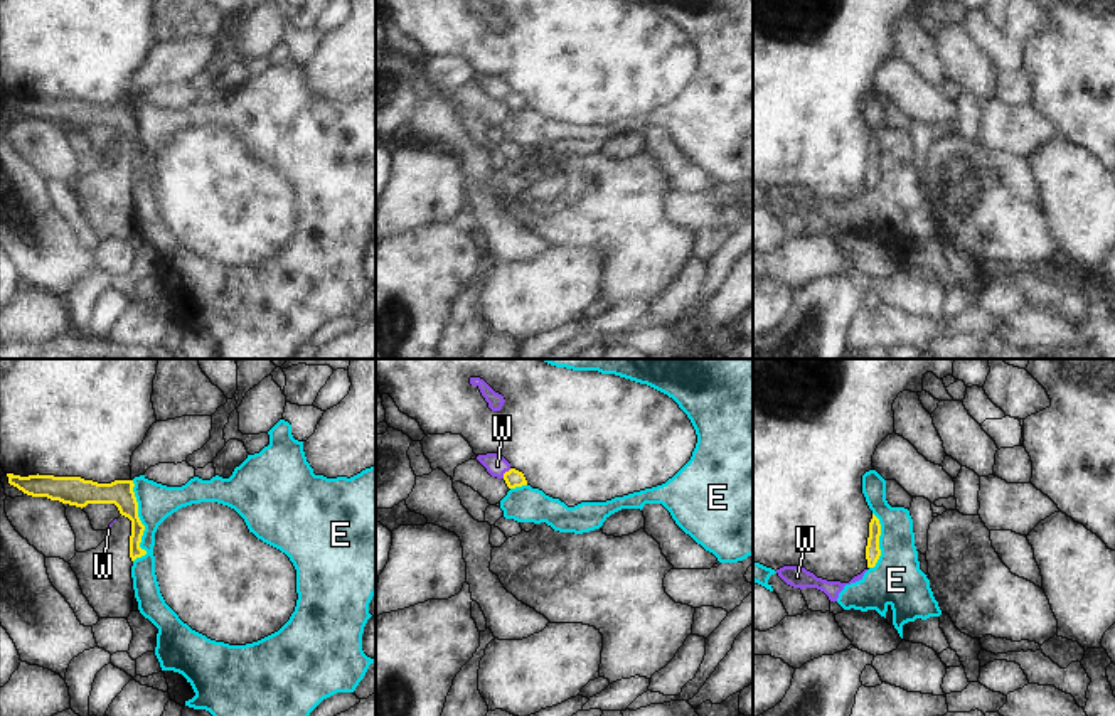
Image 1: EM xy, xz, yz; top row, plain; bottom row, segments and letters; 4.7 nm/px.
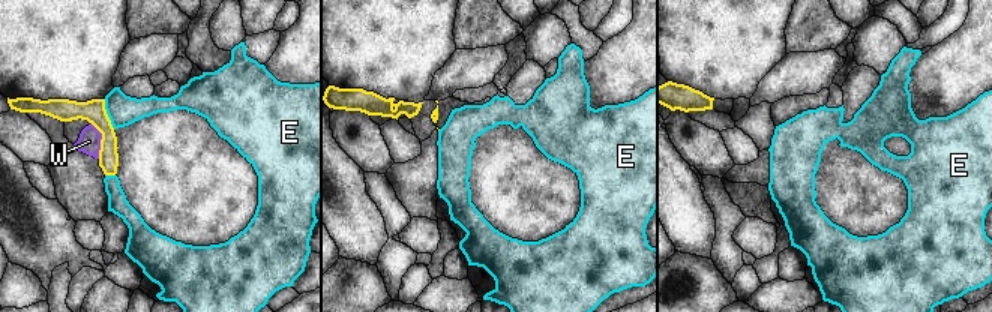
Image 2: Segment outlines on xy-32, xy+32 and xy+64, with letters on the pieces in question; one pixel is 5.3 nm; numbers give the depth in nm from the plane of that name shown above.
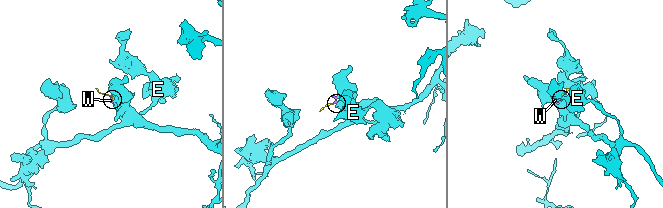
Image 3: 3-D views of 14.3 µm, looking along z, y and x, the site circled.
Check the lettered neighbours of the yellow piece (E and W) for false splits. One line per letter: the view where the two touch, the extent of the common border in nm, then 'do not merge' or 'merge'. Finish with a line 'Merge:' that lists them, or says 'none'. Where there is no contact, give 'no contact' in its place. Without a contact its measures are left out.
E: xy | 400 nm | do not merge
W: xz | 60 nm | do not merge
Merge: none

